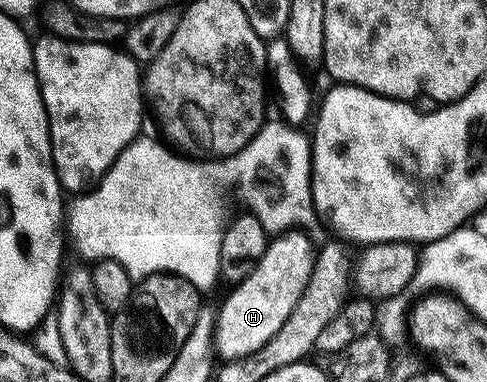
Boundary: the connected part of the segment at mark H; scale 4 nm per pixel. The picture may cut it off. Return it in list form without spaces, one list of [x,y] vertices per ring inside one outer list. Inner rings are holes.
[[[287,231],[277,234],[269,242],[258,261],[253,262],[246,277],[233,286],[222,309],[216,315],[216,353],[219,358],[246,357],[252,351],[264,347],[276,331],[292,315],[298,300],[310,282],[314,271],[316,245],[302,231]]]

